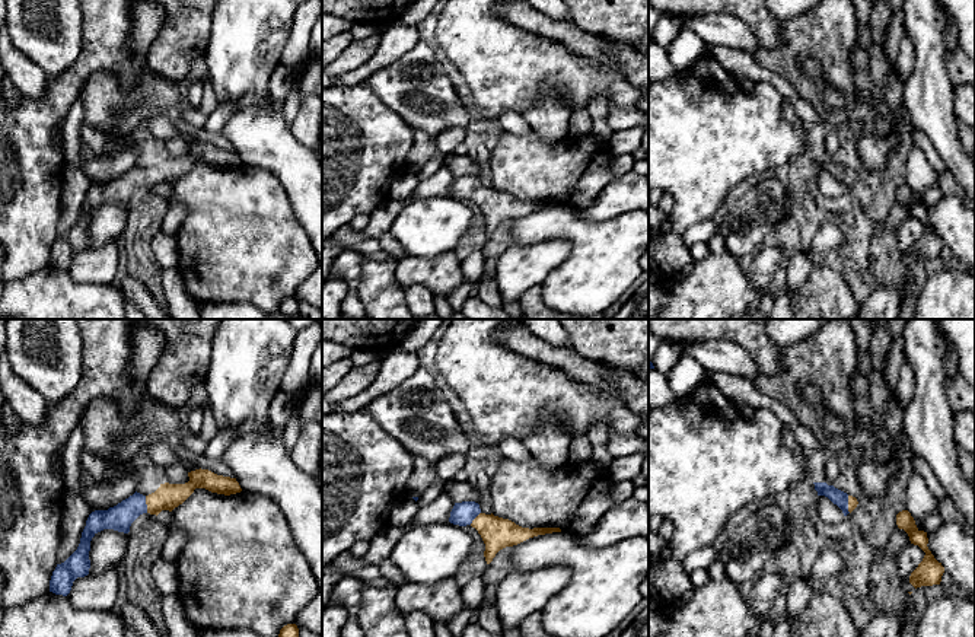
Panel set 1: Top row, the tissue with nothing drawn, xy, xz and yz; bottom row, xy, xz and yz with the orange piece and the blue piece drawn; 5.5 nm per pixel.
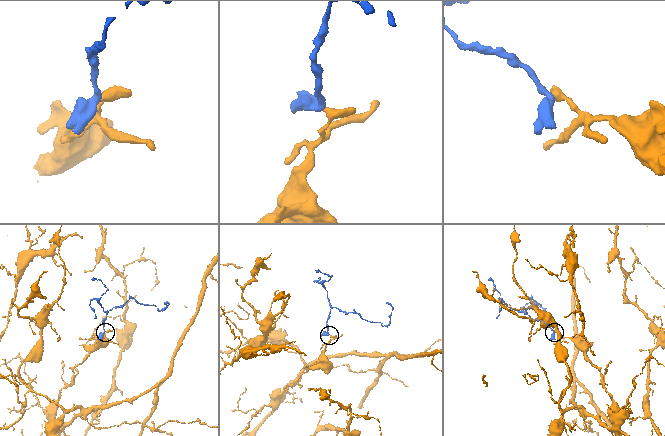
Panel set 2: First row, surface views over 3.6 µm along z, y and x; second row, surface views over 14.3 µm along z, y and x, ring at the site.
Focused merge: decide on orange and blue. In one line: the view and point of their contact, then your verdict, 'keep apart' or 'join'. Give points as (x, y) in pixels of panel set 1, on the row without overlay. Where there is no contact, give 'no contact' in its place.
contact xy (146, 177); join

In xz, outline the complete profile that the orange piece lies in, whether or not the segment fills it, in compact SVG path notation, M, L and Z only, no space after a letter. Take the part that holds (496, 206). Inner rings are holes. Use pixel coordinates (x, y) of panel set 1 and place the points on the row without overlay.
M475 175L455 176L449 195L459 200L471 198L478 204L485 217L487 238L506 220L517 219L538 208L561 206L560 201L522 201L509 192L482 187Z

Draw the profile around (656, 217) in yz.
M649 204L649 232L651 236L659 238L662 233L662 226L667 220L667 214L662 211L657 206Z

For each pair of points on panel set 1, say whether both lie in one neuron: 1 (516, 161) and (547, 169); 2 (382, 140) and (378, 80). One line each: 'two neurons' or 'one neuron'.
1: one neuron
2: two neurons

